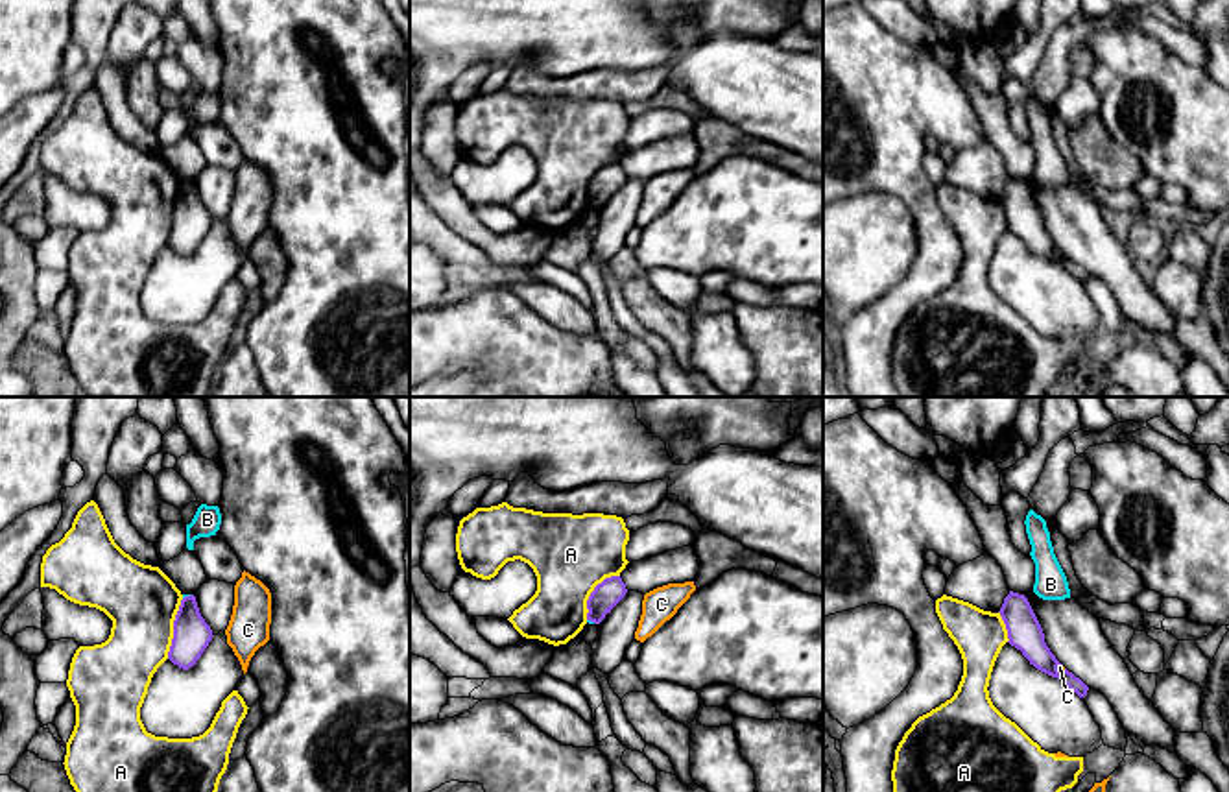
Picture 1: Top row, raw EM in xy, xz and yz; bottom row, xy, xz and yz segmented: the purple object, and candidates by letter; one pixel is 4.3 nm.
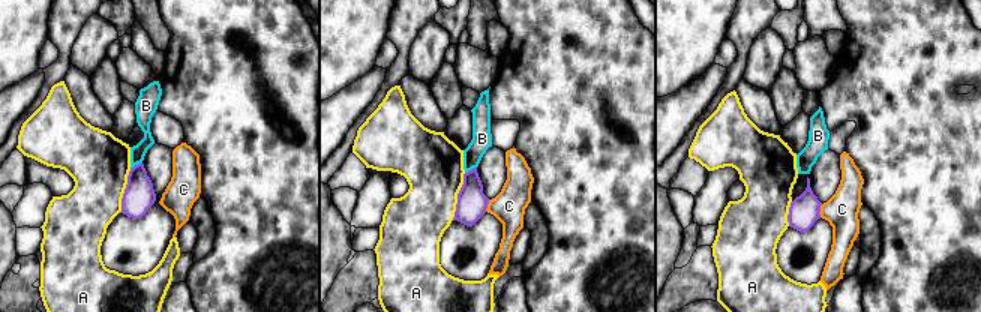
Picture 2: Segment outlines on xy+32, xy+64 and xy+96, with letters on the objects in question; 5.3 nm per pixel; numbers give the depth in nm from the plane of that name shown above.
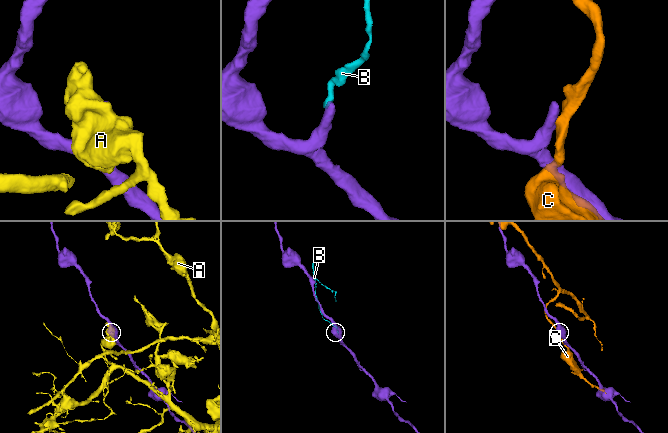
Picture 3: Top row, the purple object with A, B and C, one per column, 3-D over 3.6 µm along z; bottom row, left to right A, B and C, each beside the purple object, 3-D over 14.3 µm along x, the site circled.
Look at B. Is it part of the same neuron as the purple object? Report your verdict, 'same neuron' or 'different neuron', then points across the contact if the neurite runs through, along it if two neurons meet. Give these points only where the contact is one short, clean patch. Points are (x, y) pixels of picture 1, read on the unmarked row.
different neuron; border xy (190, 181), (183, 185)

